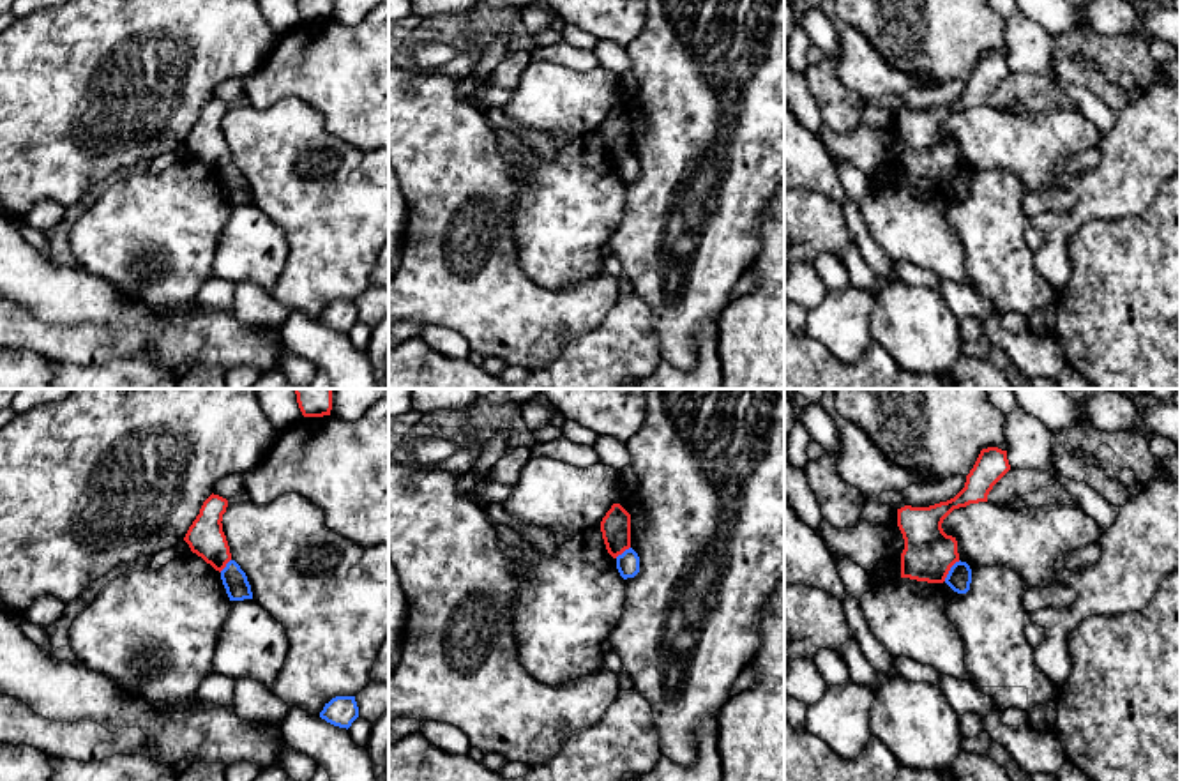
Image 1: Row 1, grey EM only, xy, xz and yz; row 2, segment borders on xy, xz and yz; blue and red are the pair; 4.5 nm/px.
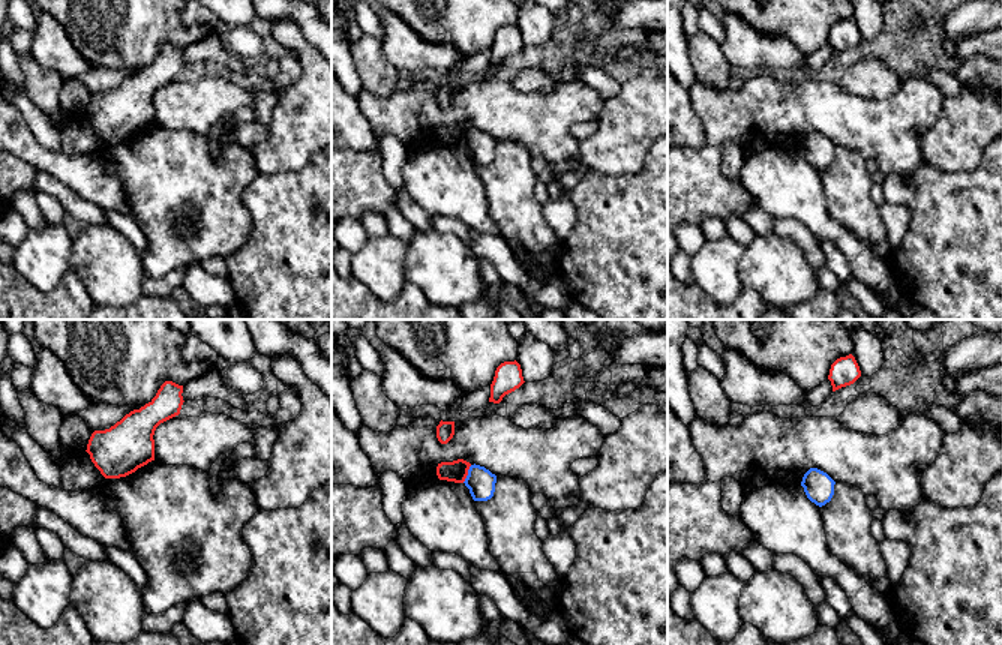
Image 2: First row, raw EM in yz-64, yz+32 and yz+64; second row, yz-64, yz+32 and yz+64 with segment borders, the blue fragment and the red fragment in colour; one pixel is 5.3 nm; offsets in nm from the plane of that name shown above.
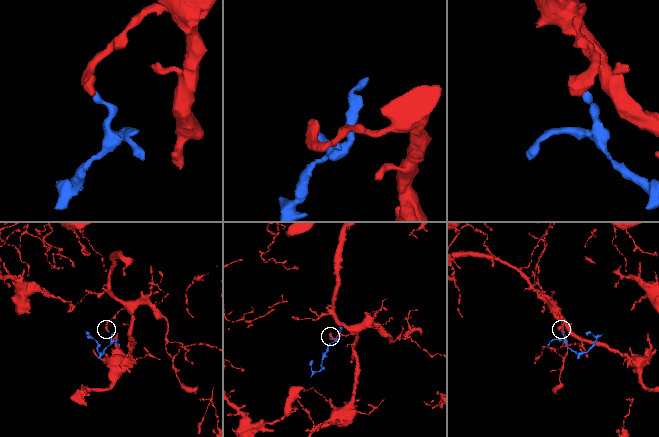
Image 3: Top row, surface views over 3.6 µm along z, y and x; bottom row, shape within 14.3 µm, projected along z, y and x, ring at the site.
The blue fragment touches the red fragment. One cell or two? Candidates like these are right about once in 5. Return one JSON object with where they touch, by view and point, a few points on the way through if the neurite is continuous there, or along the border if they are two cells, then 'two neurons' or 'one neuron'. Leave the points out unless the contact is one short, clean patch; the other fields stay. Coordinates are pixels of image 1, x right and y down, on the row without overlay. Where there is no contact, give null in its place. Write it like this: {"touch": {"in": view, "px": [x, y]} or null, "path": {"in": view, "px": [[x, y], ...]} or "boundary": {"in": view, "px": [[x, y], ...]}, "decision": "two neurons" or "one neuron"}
{"touch": {"in": "yz", "px": [951, 174]}, "boundary": {"in": "yz", "px": [[960, 165], [944, 184]]}, "decision": "two neurons"}

